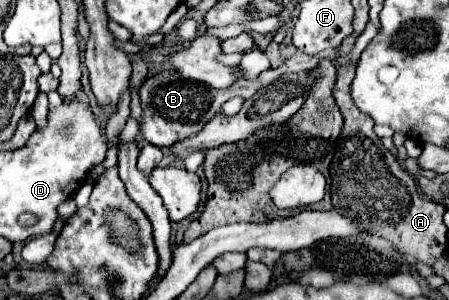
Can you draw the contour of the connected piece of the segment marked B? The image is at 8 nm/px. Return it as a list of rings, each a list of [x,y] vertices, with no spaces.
[[[321,53],[310,56],[305,54],[294,55],[277,69],[268,69],[261,73],[258,78],[251,79],[251,83],[247,83],[247,79],[239,79],[239,83],[227,87],[227,89],[211,89],[203,83],[197,81],[189,81],[183,79],[179,75],[179,71],[175,69],[165,69],[161,73],[151,75],[143,87],[141,87],[141,109],[143,109],[143,117],[141,117],[141,135],[147,143],[157,145],[157,147],[171,147],[175,141],[185,139],[193,133],[199,133],[205,123],[217,113],[221,111],[221,105],[231,99],[231,97],[243,97],[249,99],[253,97],[259,90],[259,87],[267,86],[281,78],[285,73],[298,73],[301,71],[311,70],[318,65],[321,59],[331,57],[321,57]]]

